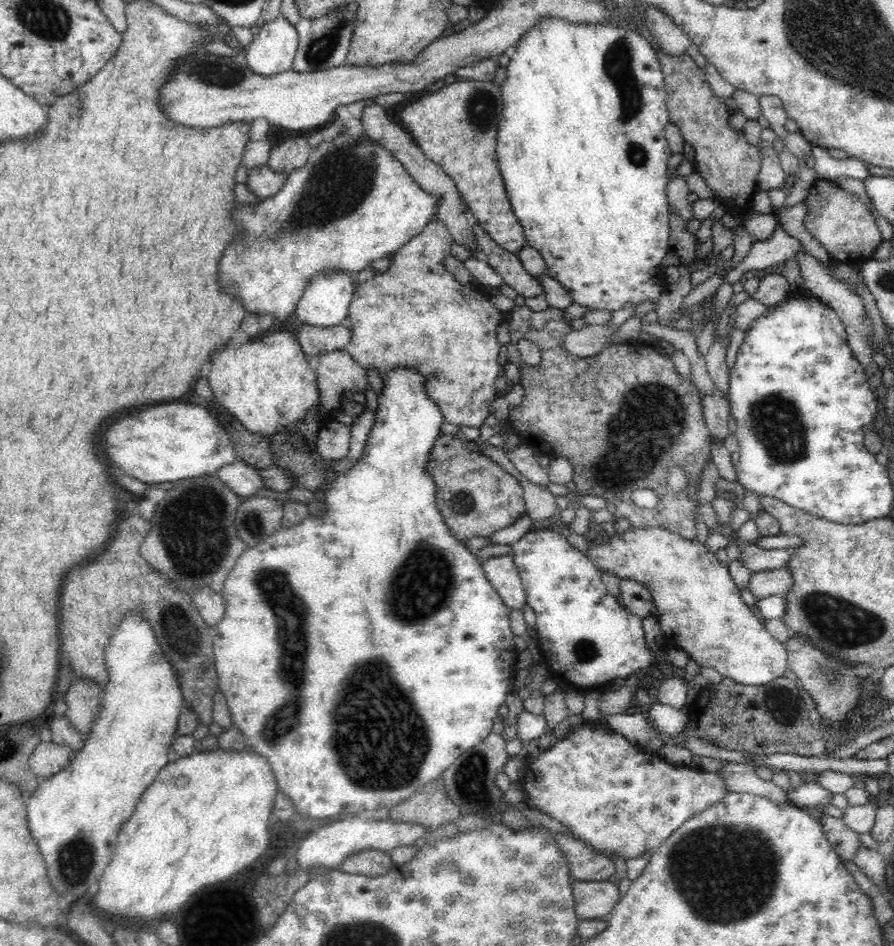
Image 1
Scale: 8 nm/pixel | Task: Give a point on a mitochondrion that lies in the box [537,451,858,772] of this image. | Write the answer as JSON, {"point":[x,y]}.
{"point":[835,672]}

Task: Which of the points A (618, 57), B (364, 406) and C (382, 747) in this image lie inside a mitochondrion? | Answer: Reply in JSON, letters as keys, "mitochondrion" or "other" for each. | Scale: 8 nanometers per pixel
{"A":"mitochondrion","B":"other","C":"mitochondrion"}

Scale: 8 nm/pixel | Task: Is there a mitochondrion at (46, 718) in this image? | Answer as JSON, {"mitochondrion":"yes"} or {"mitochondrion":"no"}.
{"mitochondrion":"no"}

